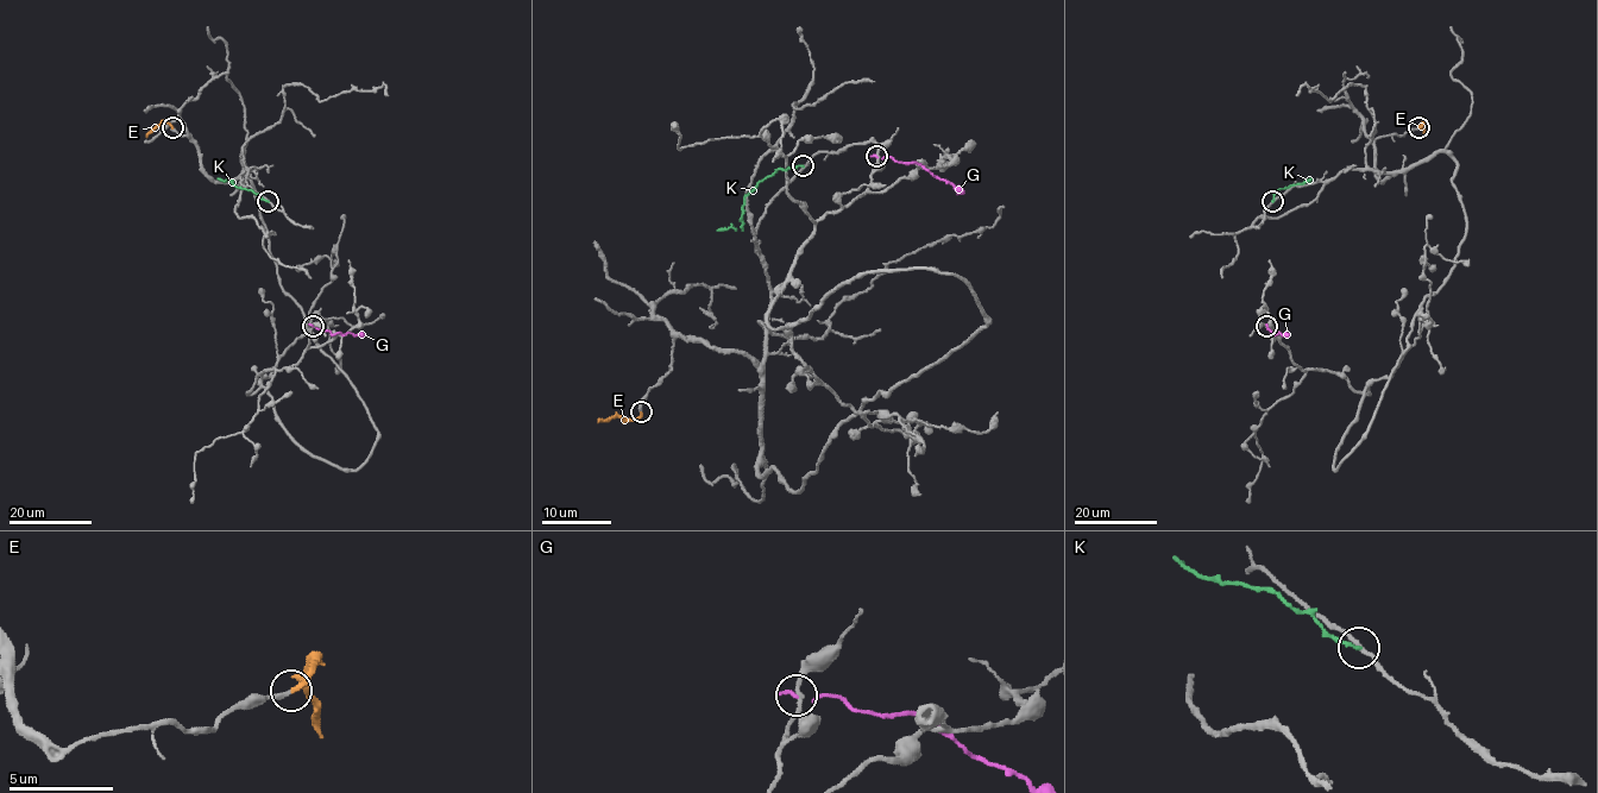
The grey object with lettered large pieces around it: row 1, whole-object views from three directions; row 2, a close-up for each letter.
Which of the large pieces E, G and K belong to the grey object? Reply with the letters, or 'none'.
E

